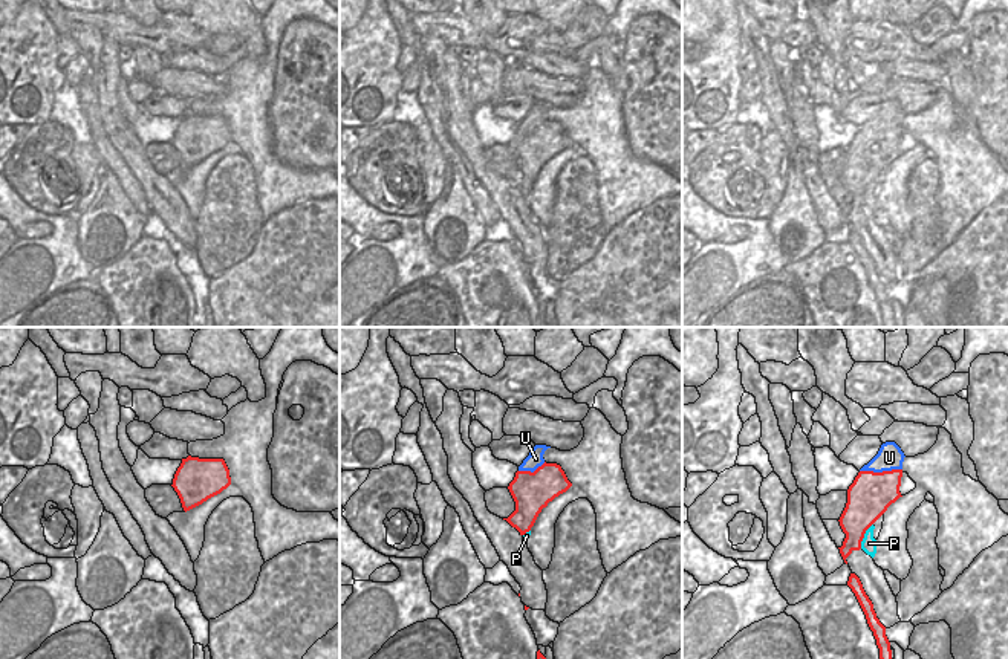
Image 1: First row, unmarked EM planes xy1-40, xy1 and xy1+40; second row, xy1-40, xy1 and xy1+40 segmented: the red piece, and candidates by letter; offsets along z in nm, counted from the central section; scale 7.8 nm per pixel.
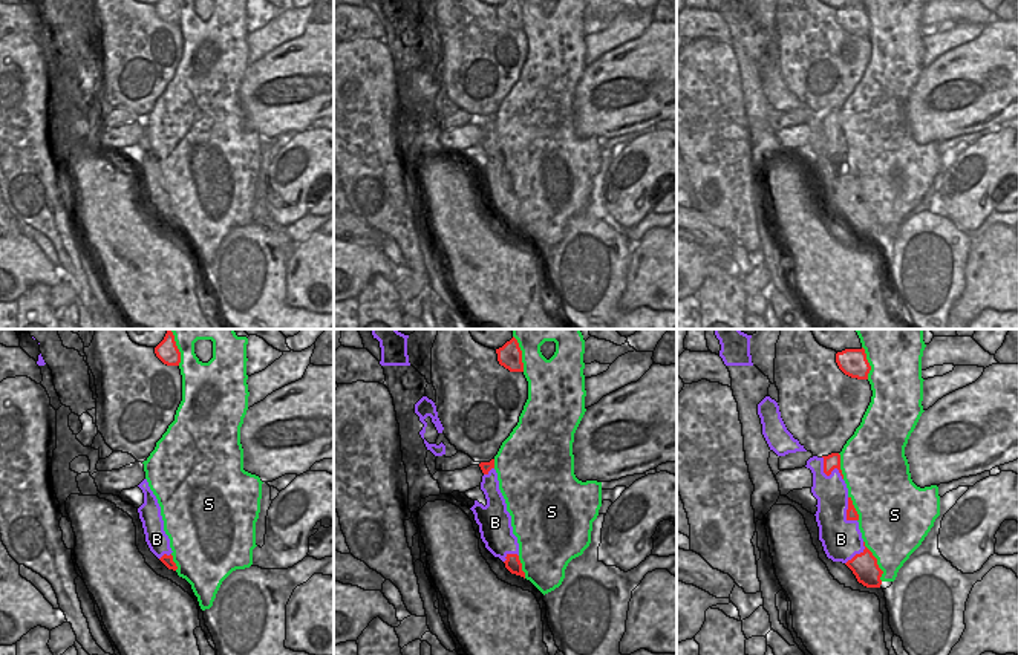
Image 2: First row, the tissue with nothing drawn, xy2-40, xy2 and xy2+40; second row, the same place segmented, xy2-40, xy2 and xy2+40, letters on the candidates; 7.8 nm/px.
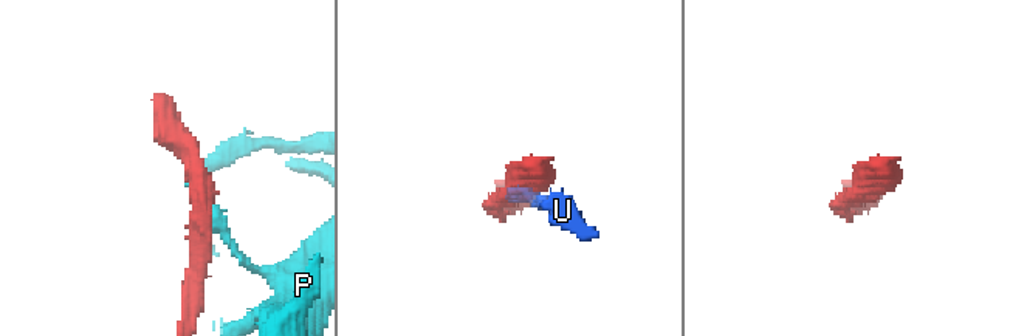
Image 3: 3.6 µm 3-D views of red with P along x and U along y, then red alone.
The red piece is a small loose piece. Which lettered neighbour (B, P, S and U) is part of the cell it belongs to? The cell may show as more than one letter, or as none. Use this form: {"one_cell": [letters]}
{"one_cell": ["U"]}

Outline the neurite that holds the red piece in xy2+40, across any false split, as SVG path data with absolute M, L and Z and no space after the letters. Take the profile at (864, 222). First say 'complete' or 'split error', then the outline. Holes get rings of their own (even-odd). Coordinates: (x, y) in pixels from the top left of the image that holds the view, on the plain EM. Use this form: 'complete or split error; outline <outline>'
complete; outline M866 204L860 211L856 211L845 222L853 228L857 239L862 240L863 243L880 245L882 242L880 234L883 228L879 225L877 216Z

